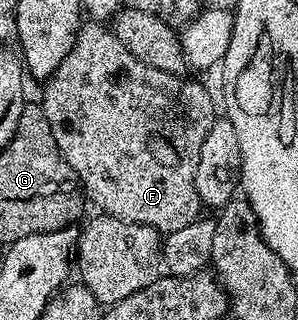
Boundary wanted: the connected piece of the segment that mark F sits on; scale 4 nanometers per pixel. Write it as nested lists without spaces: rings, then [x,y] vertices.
[[[89,20],[82,25],[81,29],[77,31],[77,39],[75,44],[71,48],[71,52],[67,52],[67,56],[63,56],[63,64],[59,64],[59,68],[55,68],[55,72],[48,80],[44,83],[45,95],[39,98],[39,104],[45,110],[47,116],[47,124],[51,124],[51,136],[55,136],[55,144],[59,144],[59,152],[67,160],[67,164],[71,164],[71,168],[77,173],[77,179],[81,182],[81,188],[85,192],[86,199],[90,203],[93,202],[98,206],[102,215],[110,218],[118,218],[124,222],[130,222],[131,224],[143,224],[144,226],[150,226],[155,228],[157,233],[166,236],[173,232],[178,232],[179,228],[184,228],[187,225],[202,217],[203,214],[203,203],[199,192],[195,188],[195,168],[199,168],[199,152],[203,148],[203,140],[207,140],[207,132],[211,132],[211,124],[215,121],[215,113],[213,114],[213,98],[209,95],[209,90],[201,82],[192,82],[189,76],[182,76],[179,74],[172,74],[171,72],[159,72],[159,68],[151,68],[145,66],[140,60],[131,54],[127,48],[127,44],[123,44],[123,40],[119,40],[116,29],[110,28],[108,25],[102,24],[100,21]]]

